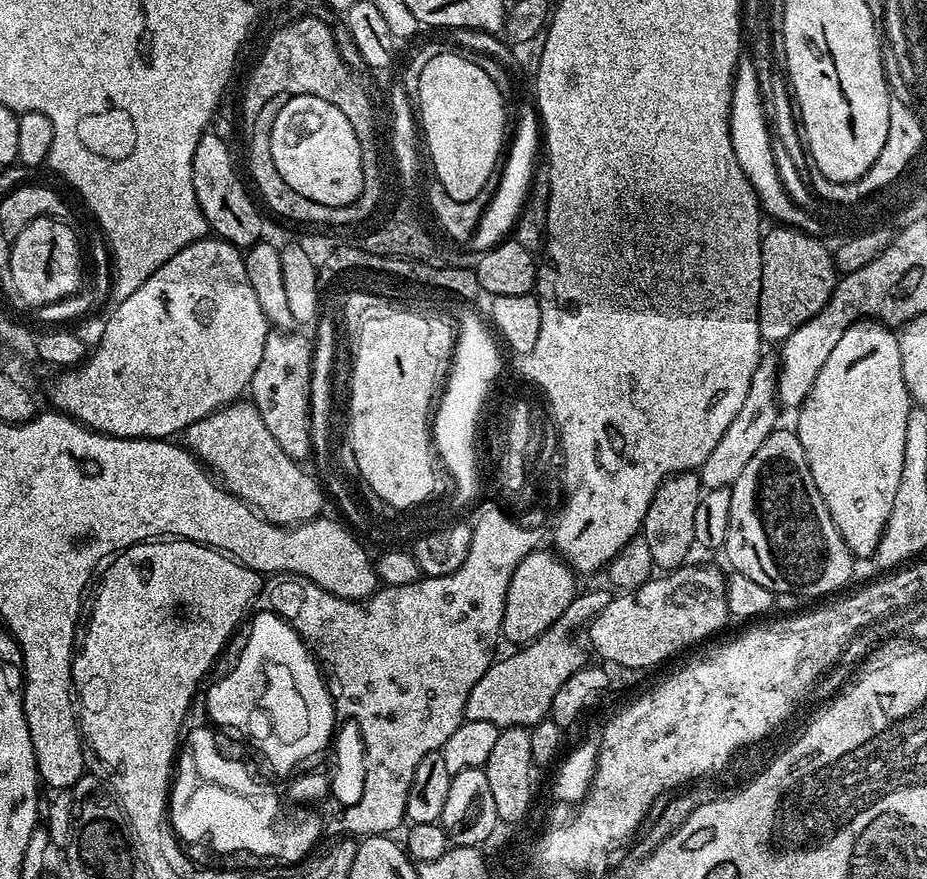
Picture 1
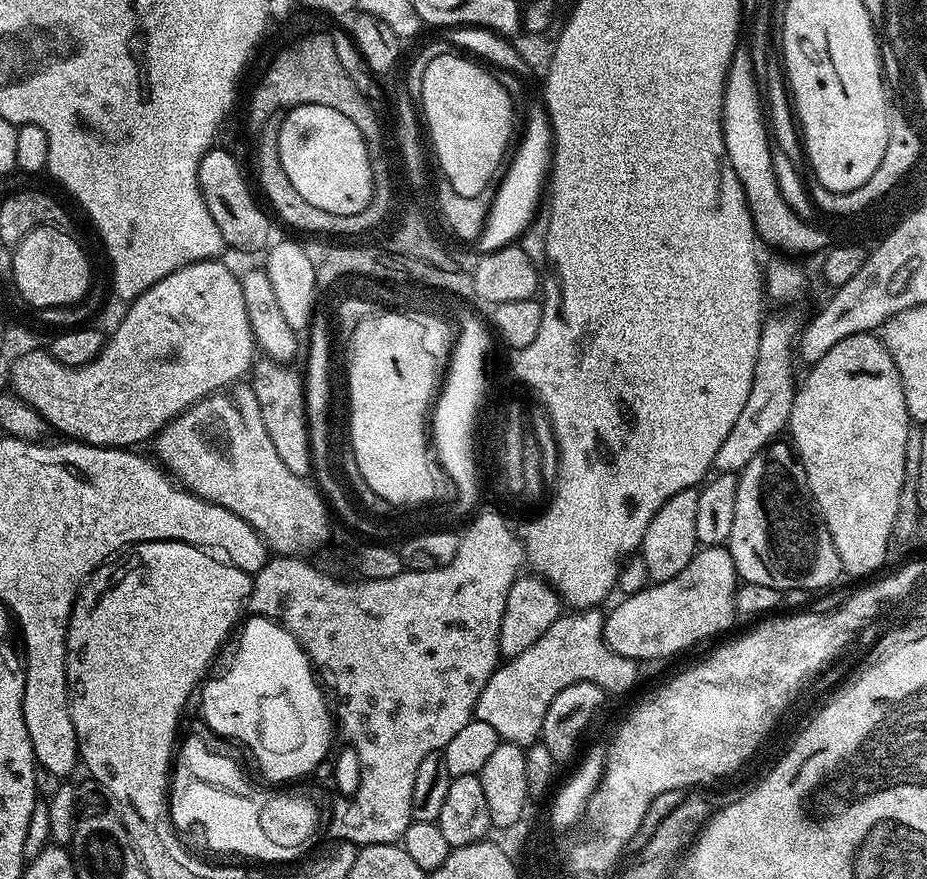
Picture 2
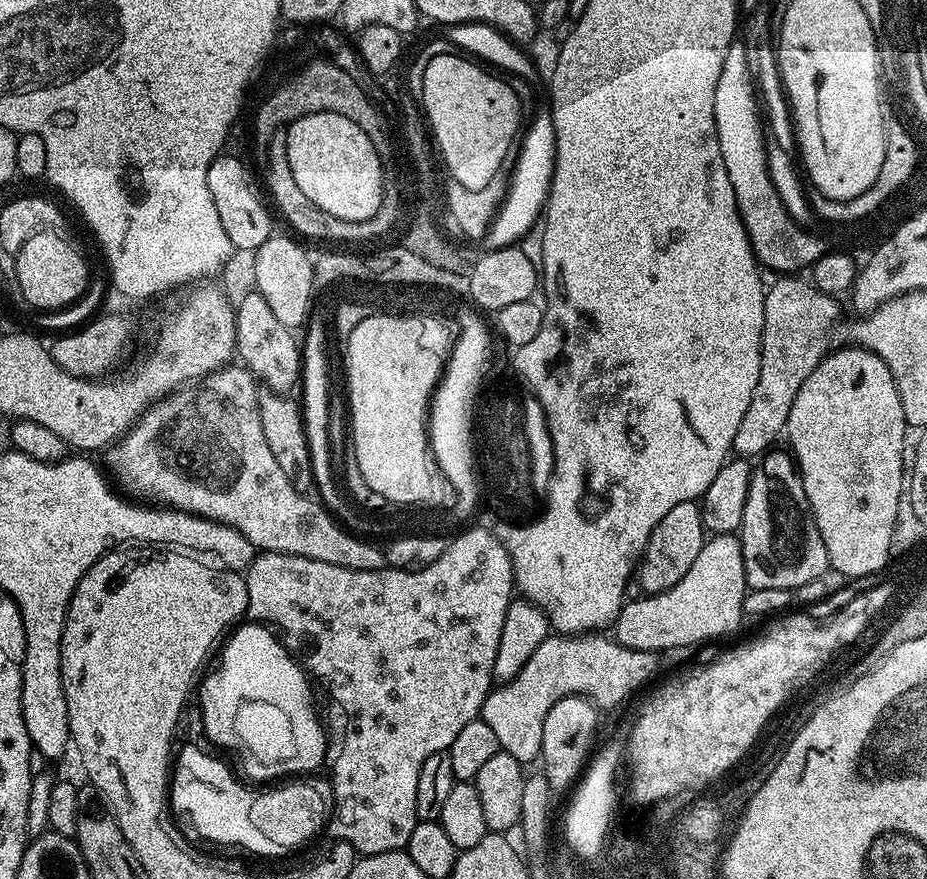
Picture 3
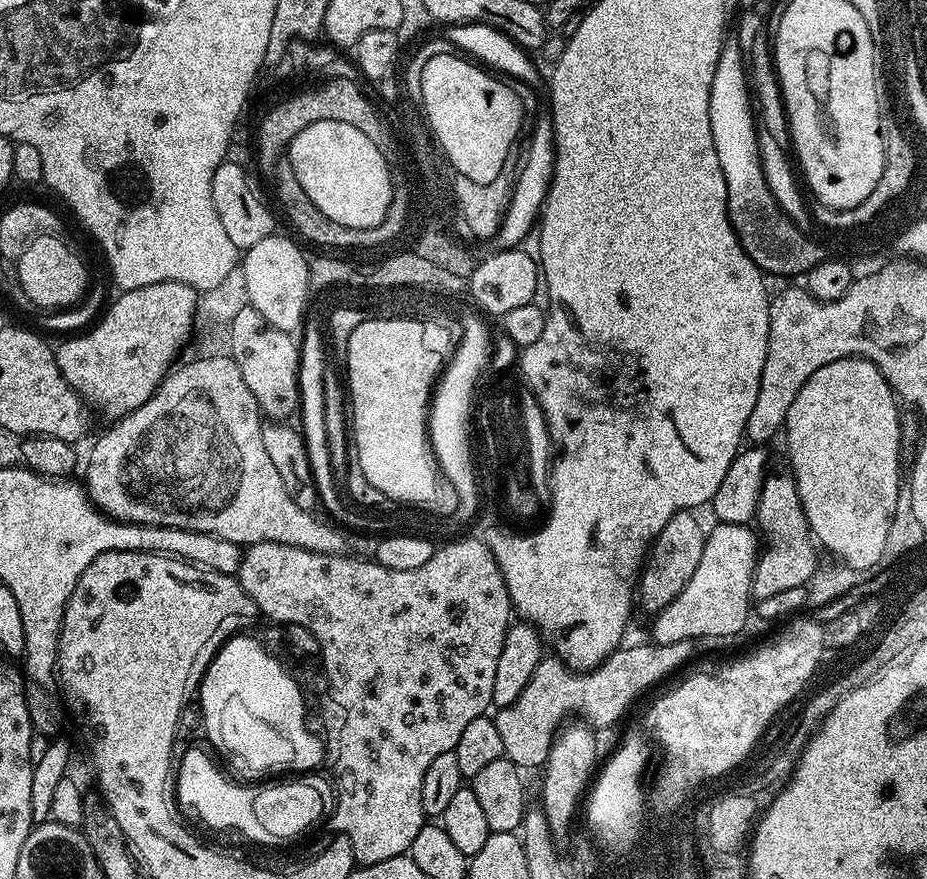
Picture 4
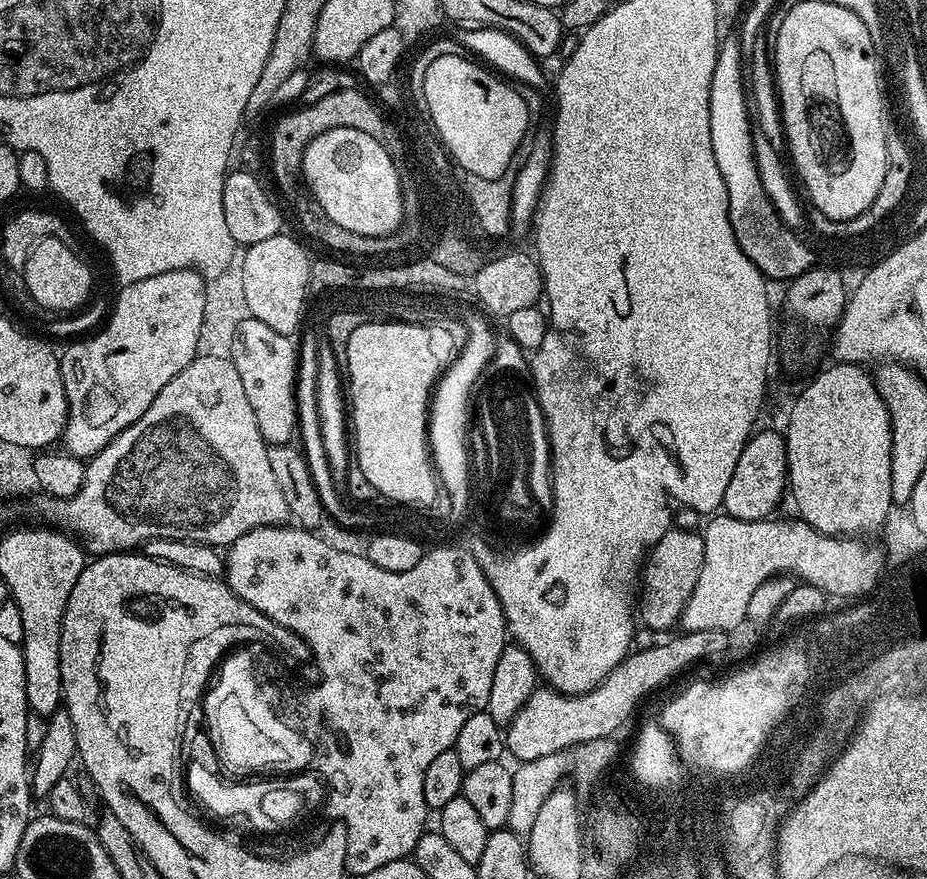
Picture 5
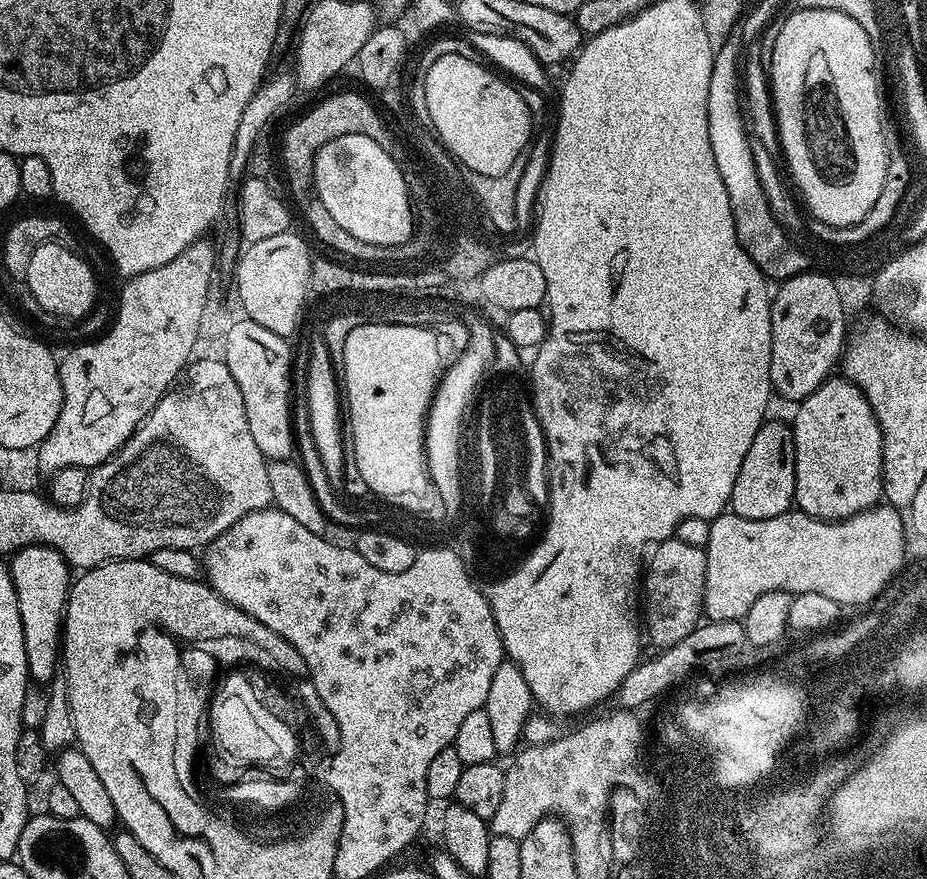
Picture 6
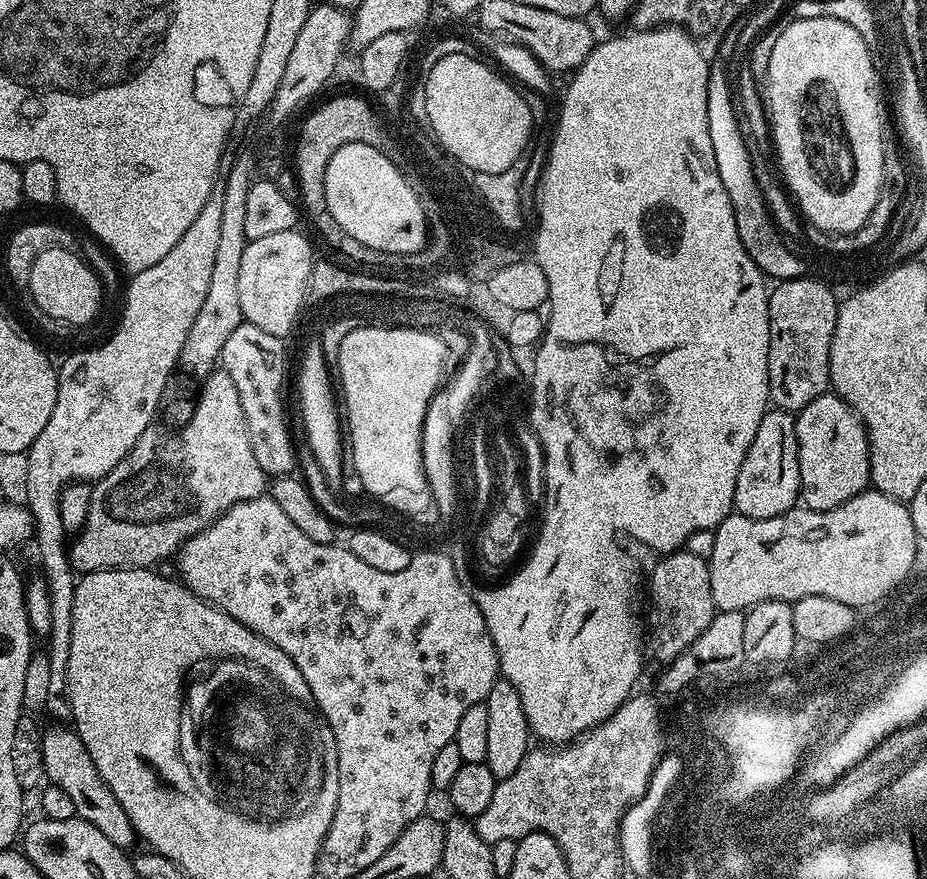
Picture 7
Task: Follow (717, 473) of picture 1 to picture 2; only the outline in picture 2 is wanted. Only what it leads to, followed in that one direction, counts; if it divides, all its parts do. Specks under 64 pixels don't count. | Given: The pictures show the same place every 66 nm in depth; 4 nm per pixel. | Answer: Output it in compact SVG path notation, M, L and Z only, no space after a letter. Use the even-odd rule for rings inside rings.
M788 312L782 313L781 316L769 315L761 324L760 337L758 338L758 358L754 362L754 382L750 386L746 406L742 406L742 414L738 414L738 422L734 422L734 430L730 430L730 434L726 434L726 442L722 442L721 448L718 449L714 465L717 473L739 474L743 472L745 466L750 462L750 458L754 458L754 454L758 454L766 445L773 443L779 437L776 435L787 429L790 410L798 387L796 364L798 365L798 337L801 331L801 321L796 321Z

